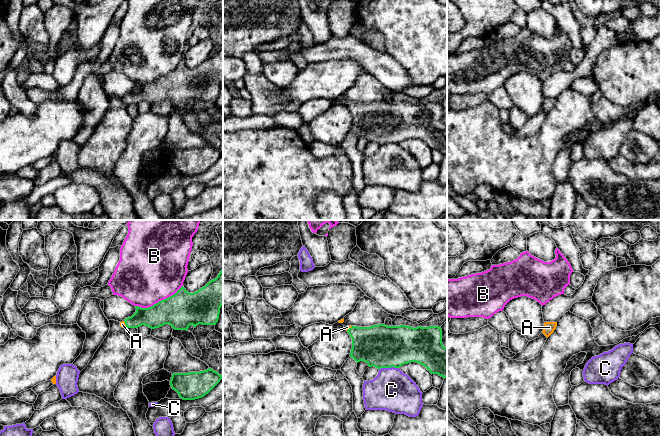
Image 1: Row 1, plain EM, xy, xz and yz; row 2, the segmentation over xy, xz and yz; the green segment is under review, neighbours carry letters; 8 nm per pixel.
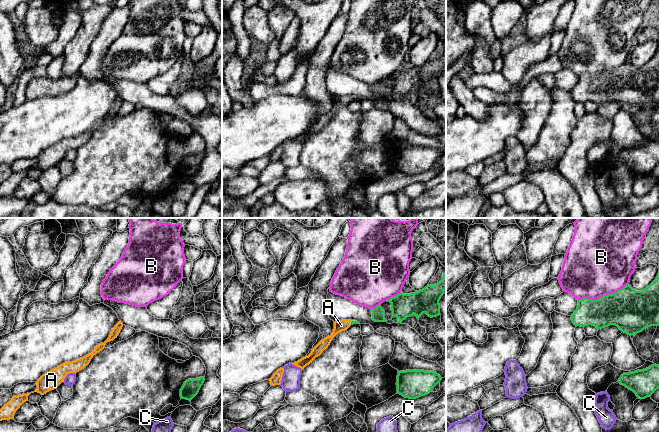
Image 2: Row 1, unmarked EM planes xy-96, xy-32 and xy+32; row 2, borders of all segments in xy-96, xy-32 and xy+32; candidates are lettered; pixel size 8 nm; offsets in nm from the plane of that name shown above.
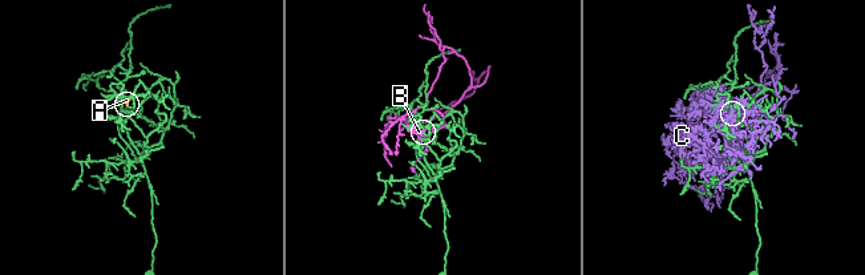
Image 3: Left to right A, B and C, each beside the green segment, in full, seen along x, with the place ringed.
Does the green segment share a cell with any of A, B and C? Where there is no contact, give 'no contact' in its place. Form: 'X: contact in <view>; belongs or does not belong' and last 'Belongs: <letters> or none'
A: contact in xy; belongs
B: contact in xy; does not belong
C: contact in xz; does not belong
Belongs: A

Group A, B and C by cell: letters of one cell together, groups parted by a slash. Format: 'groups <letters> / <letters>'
groups A / B / C

